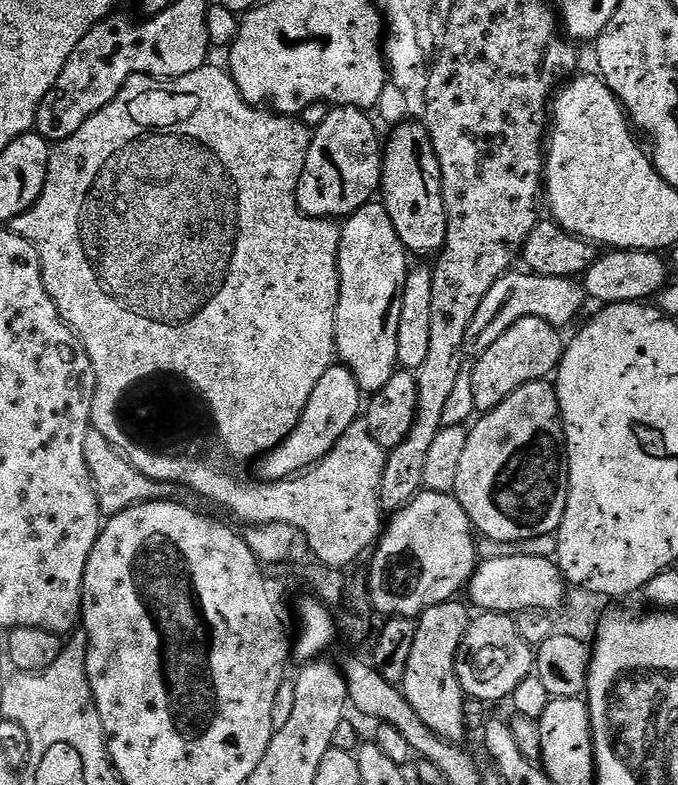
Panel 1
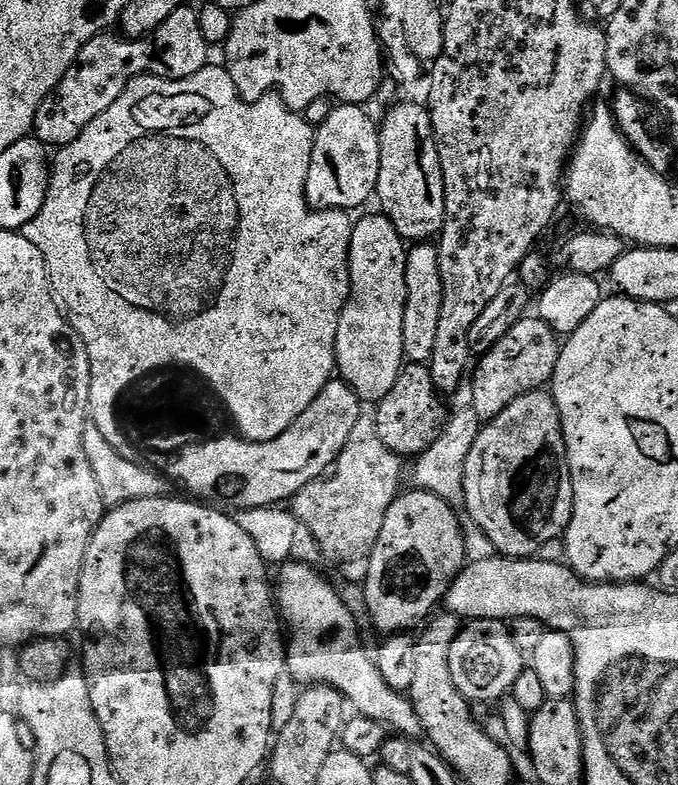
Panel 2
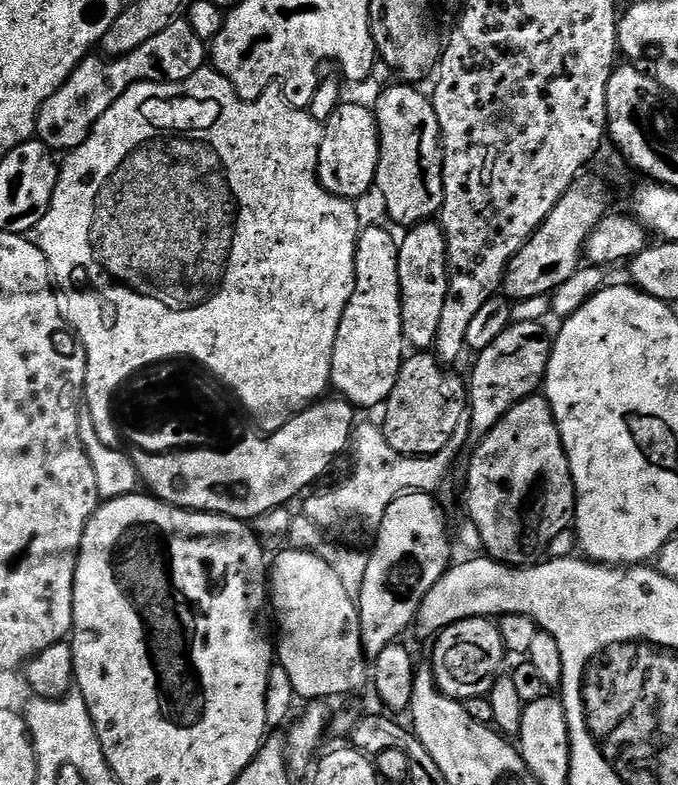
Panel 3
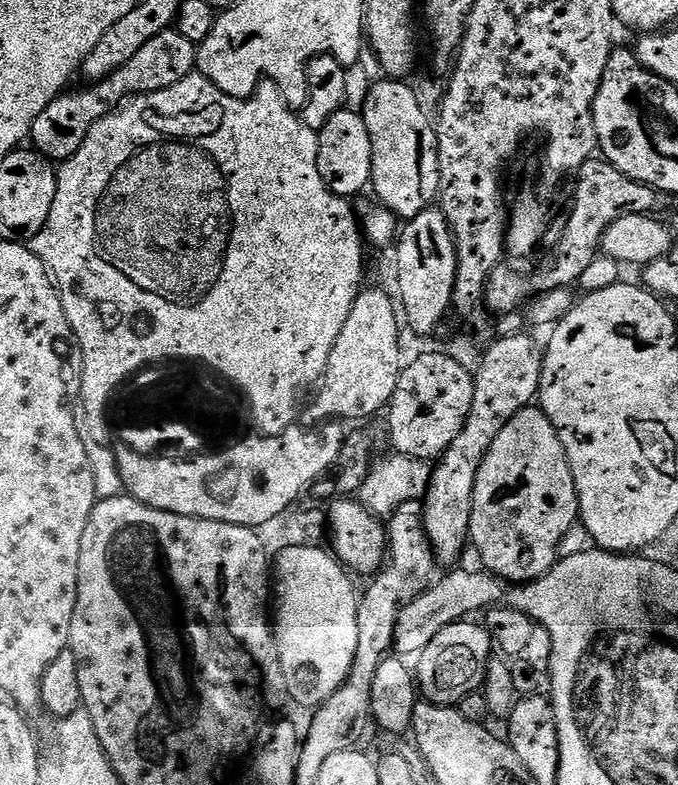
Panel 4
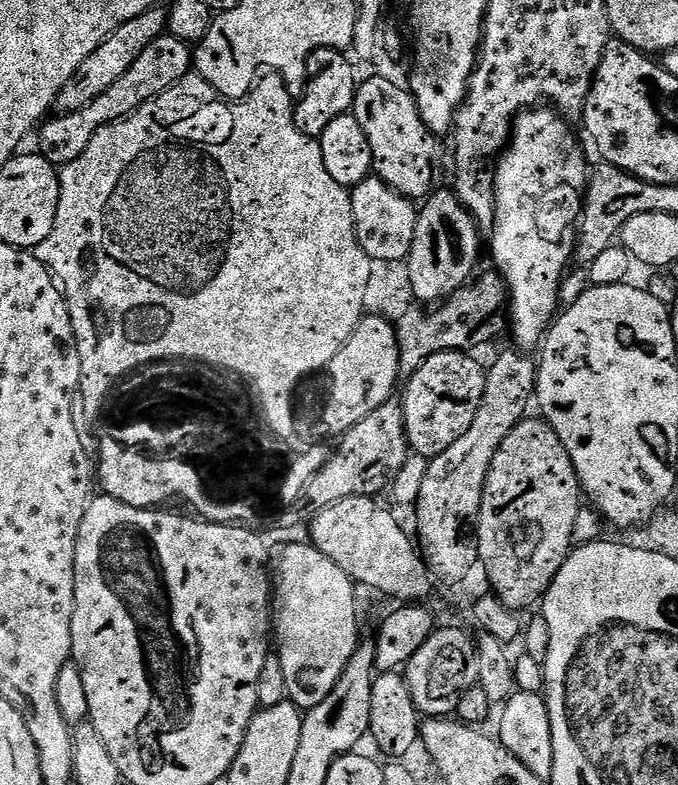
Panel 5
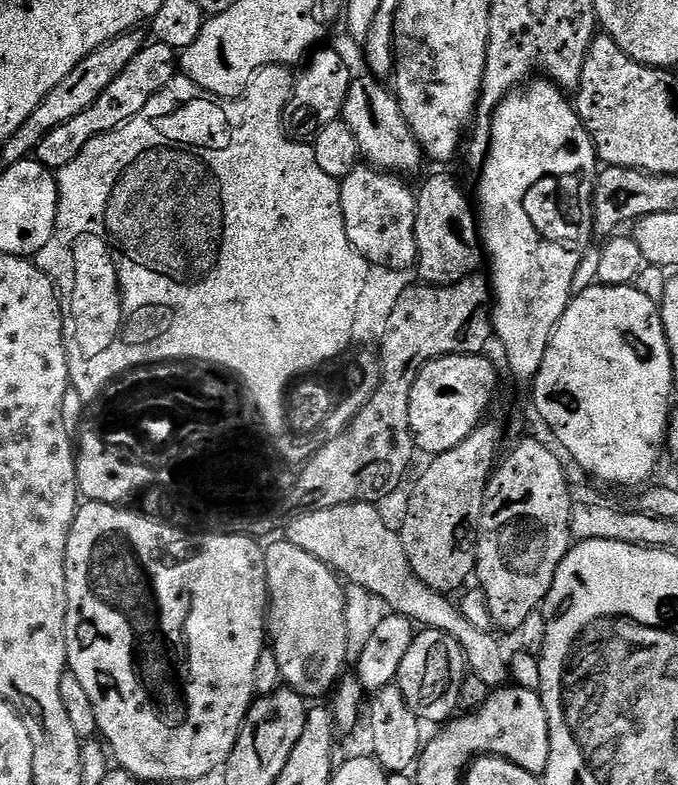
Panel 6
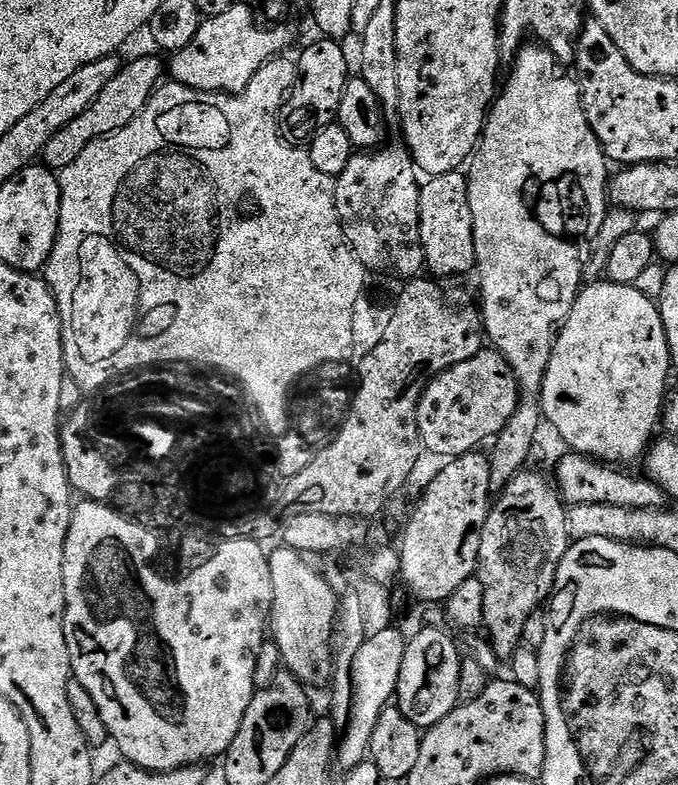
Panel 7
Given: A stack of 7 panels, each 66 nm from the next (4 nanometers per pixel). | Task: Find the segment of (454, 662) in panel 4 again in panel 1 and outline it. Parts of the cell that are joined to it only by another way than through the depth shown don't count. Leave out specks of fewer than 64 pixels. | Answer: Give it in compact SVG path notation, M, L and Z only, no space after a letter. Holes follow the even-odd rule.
M502 612L479 613L480 617L473 619L469 623L466 634L462 638L462 646L458 646L456 651L456 677L462 686L465 697L473 700L483 700L492 702L492 700L507 701L512 692L522 682L534 672L534 649L528 645L518 634L518 626L511 615Z

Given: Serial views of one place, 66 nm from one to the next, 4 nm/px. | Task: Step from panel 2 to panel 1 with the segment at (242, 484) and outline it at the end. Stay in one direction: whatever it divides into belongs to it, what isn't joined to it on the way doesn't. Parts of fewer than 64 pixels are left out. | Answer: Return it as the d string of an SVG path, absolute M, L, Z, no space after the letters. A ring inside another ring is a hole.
M340 362L333 363L322 378L318 378L318 384L314 386L314 394L306 402L306 406L300 412L298 426L286 437L278 447L271 452L259 457L259 479L264 482L274 480L289 480L291 476L299 476L307 472L313 464L316 464L330 450L334 450L336 444L345 439L344 436L352 428L355 420L362 416L362 393L355 381L354 374Z

